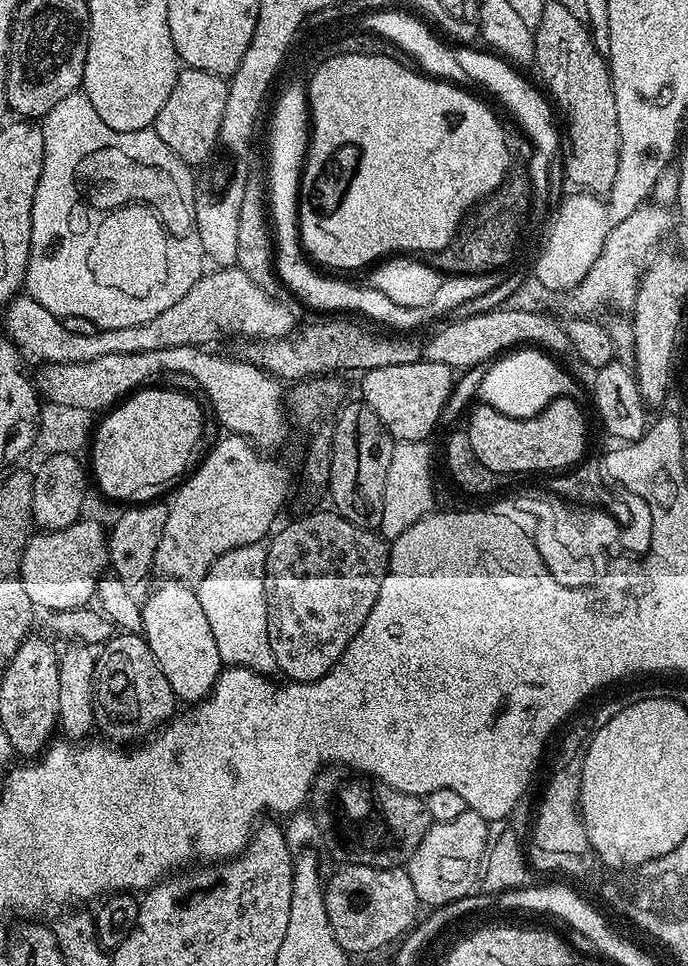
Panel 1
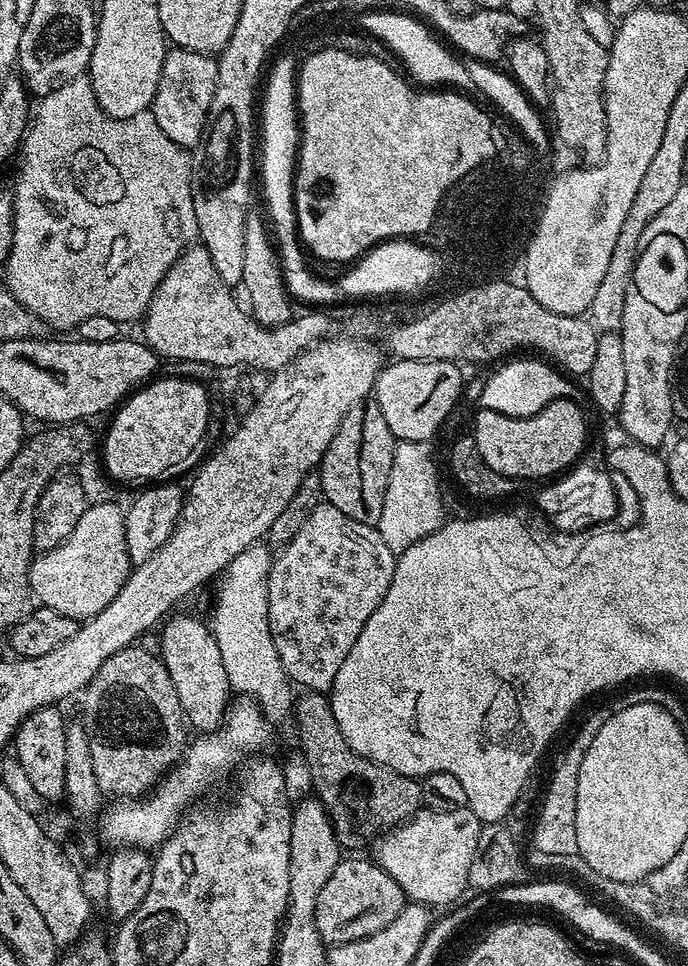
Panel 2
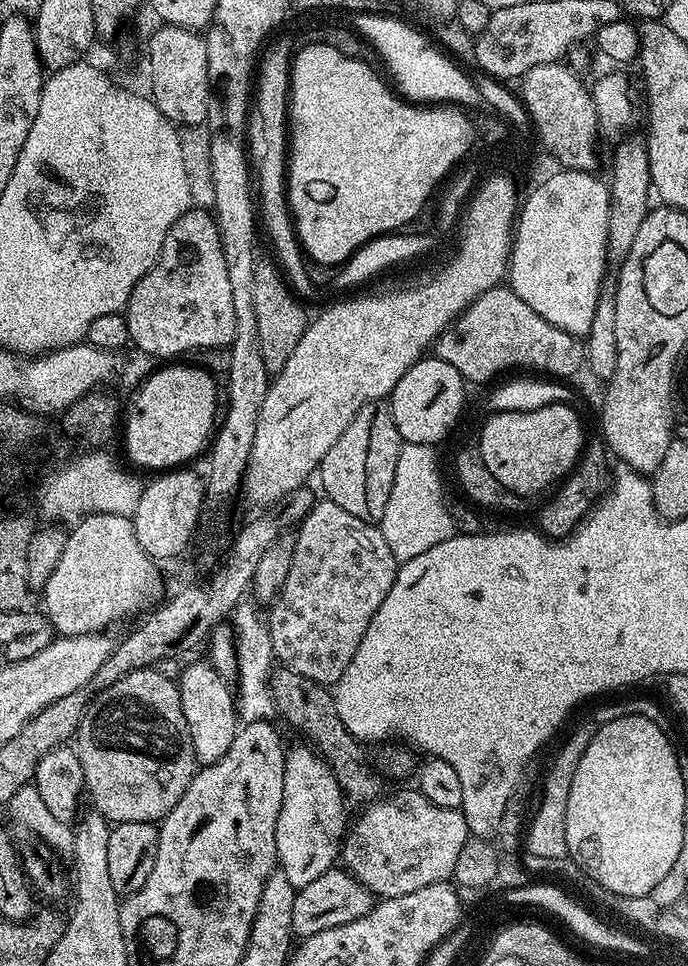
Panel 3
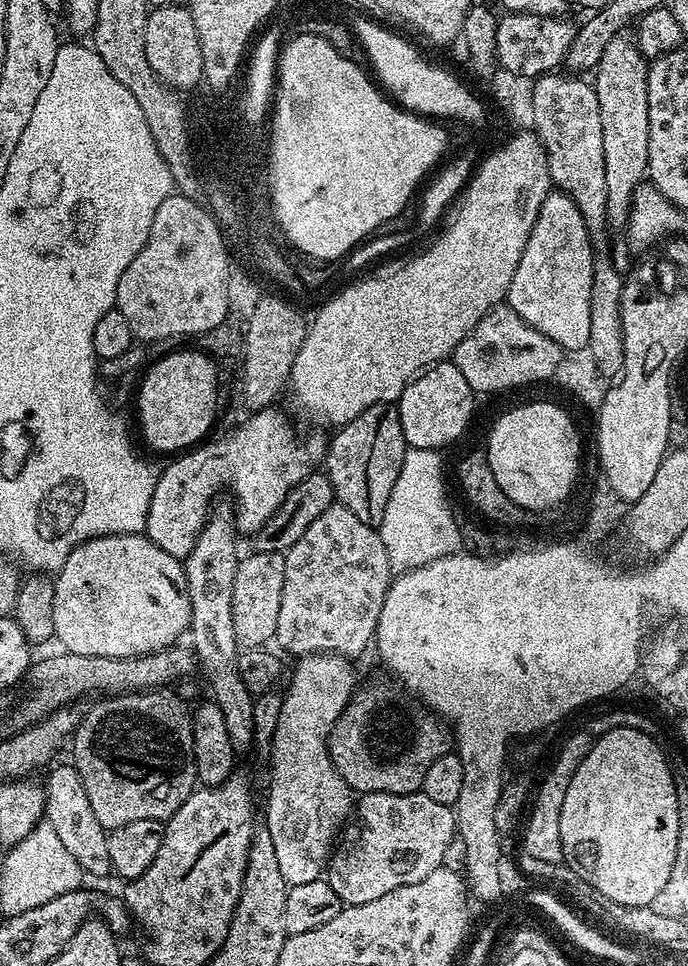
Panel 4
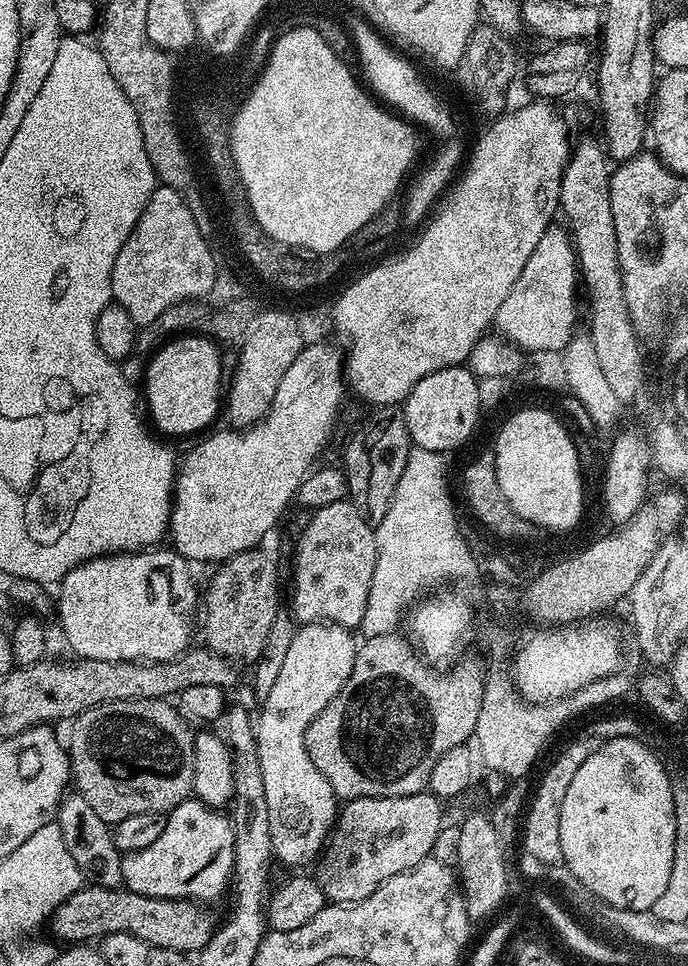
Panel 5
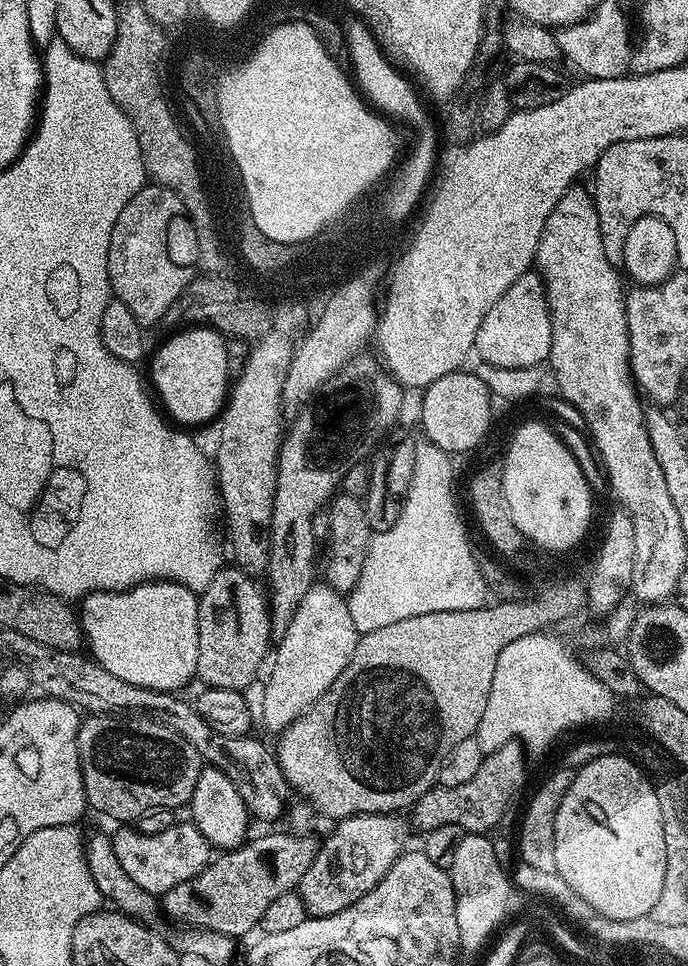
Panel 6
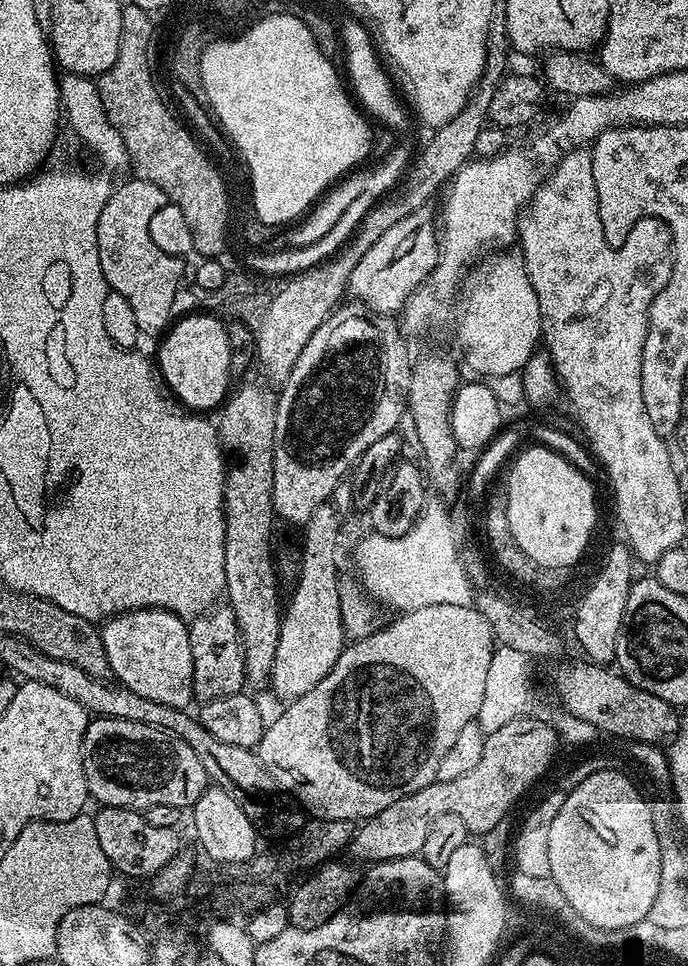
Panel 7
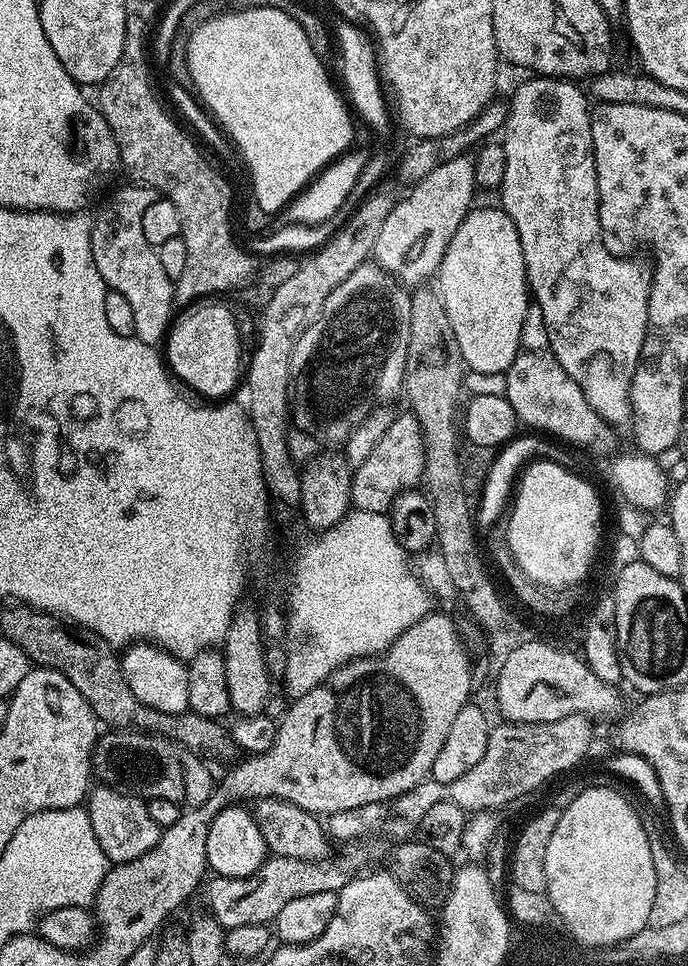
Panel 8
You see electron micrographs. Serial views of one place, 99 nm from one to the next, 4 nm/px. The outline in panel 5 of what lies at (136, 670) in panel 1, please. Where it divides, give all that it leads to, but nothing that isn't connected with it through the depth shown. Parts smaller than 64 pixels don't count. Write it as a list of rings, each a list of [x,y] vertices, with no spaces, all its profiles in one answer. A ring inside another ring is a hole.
[[[123,700],[122,702],[110,702],[100,704],[97,708],[91,708],[75,717],[71,721],[72,733],[66,736],[66,751],[68,759],[72,762],[72,780],[74,781],[75,791],[98,813],[98,818],[102,818],[114,826],[122,822],[122,818],[130,818],[130,814],[146,814],[147,812],[163,812],[165,814],[177,808],[183,801],[193,795],[192,783],[194,782],[194,732],[190,727],[189,721],[181,716],[179,707],[175,703],[163,700]]]

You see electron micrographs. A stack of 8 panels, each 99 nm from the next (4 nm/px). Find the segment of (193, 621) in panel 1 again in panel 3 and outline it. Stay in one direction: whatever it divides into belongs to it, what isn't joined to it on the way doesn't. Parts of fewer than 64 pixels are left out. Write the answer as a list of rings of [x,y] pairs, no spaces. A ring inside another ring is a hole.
[[[207,662],[188,665],[185,663],[178,683],[182,714],[186,714],[186,726],[190,730],[190,742],[194,746],[197,765],[218,762],[226,754],[226,750],[230,750],[230,742],[234,742],[234,734],[238,727],[236,697],[229,683]]]

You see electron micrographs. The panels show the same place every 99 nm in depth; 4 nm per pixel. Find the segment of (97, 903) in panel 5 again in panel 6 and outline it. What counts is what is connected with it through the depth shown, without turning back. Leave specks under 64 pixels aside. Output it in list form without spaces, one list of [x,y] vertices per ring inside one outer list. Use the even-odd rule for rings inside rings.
[[[283,831],[253,835],[239,848],[221,851],[194,878],[186,878],[186,882],[178,882],[178,886],[163,892],[163,915],[165,912],[176,926],[205,928],[233,938],[255,929],[274,898],[297,891],[302,874],[310,870],[310,862],[316,857],[315,835]]]

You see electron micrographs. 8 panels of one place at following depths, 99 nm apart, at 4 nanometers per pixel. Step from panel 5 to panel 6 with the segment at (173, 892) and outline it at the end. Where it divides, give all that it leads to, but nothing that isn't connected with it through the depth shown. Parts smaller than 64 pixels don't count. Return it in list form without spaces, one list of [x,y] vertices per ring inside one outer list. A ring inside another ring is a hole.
[[[177,822],[170,830],[162,830],[162,834],[142,834],[134,826],[120,826],[117,832],[111,833],[114,855],[117,856],[122,870],[142,886],[142,890],[153,894],[163,894],[178,882],[186,882],[186,878],[194,878],[213,859],[214,849],[208,843],[196,825],[191,822]]]

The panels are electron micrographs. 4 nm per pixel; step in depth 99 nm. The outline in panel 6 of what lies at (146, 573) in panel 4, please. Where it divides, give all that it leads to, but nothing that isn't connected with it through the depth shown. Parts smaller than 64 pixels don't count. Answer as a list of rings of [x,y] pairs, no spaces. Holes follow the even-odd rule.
[[[145,580],[123,590],[89,592],[78,604],[87,651],[114,678],[159,692],[176,692],[196,676],[198,596],[177,580]]]

